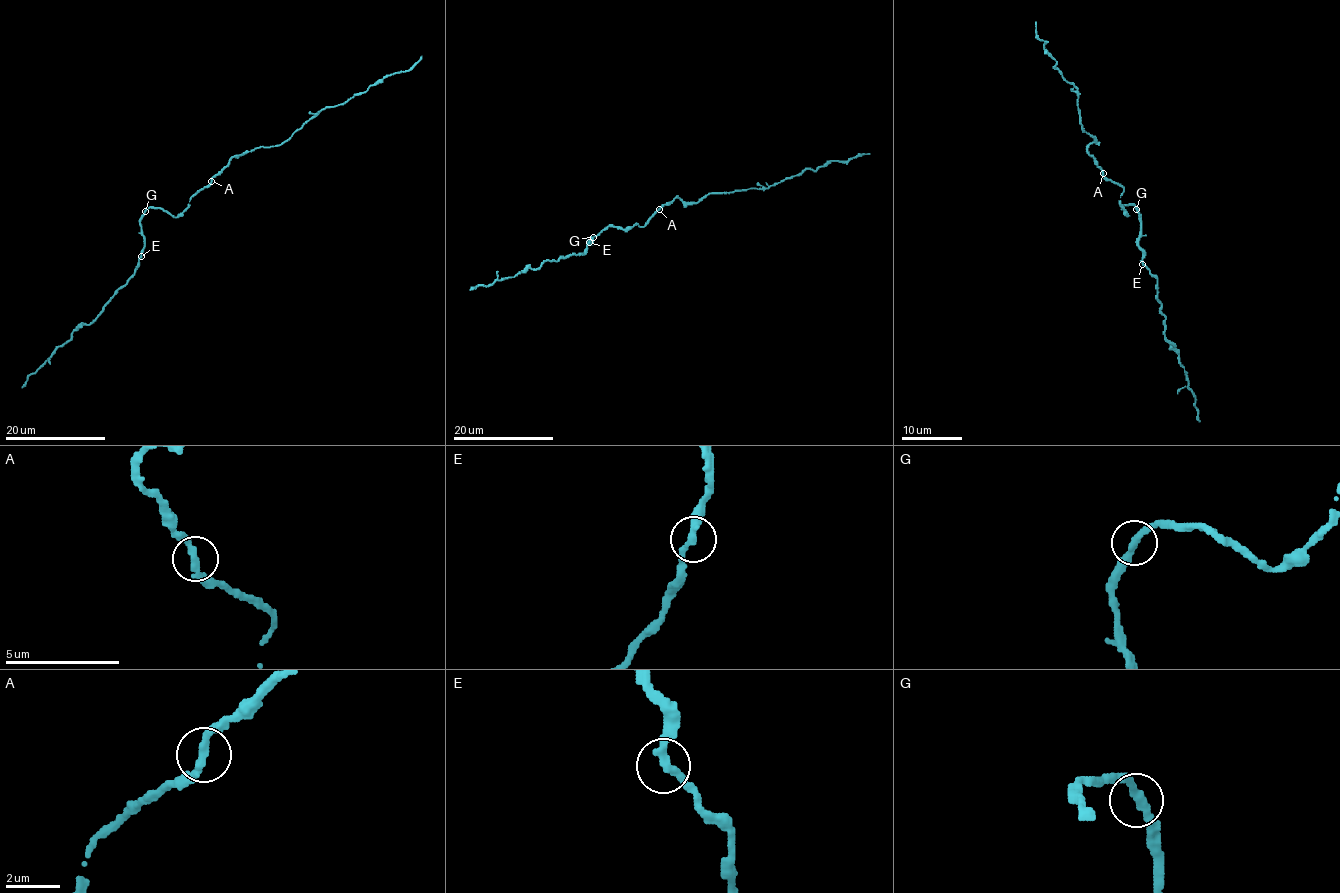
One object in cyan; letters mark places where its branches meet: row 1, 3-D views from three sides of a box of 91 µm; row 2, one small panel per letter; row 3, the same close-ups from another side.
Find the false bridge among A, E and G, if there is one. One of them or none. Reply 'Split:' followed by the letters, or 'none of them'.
Split: none of them

